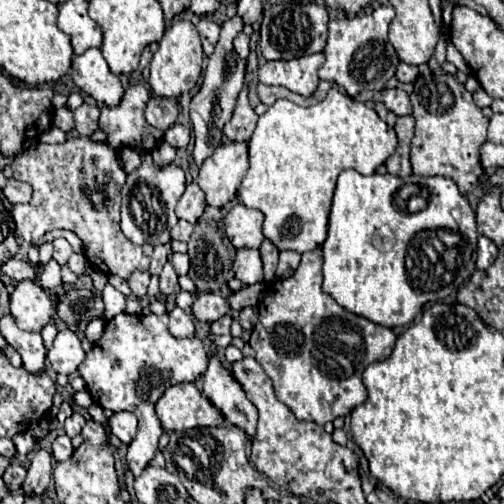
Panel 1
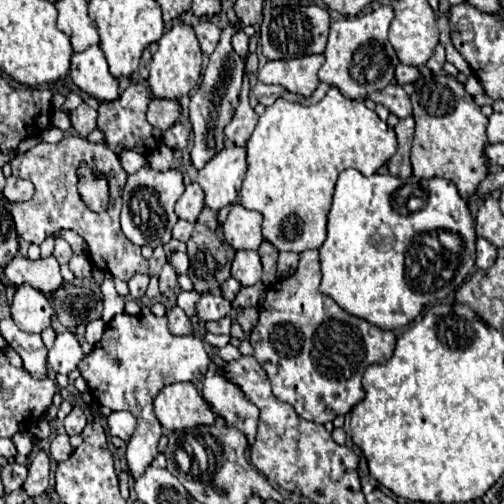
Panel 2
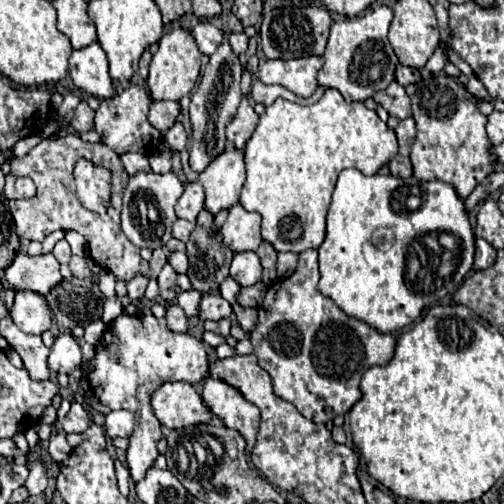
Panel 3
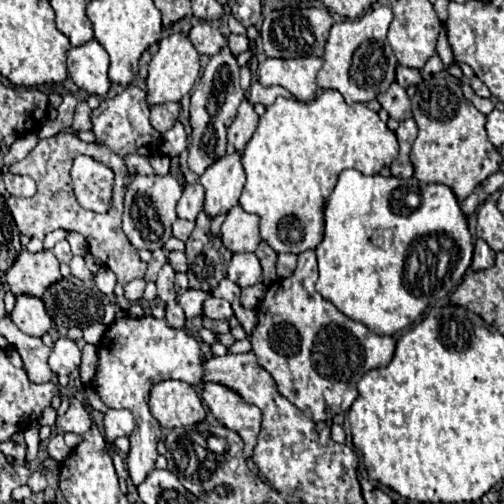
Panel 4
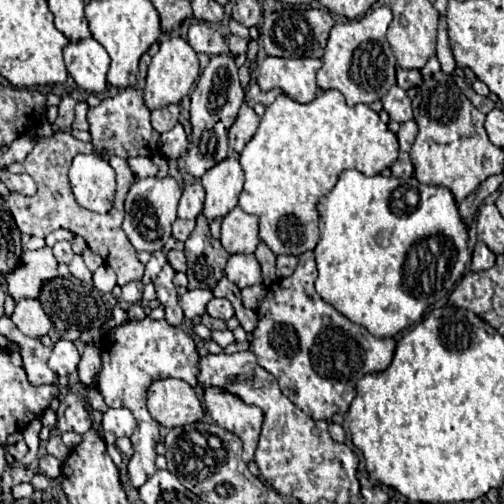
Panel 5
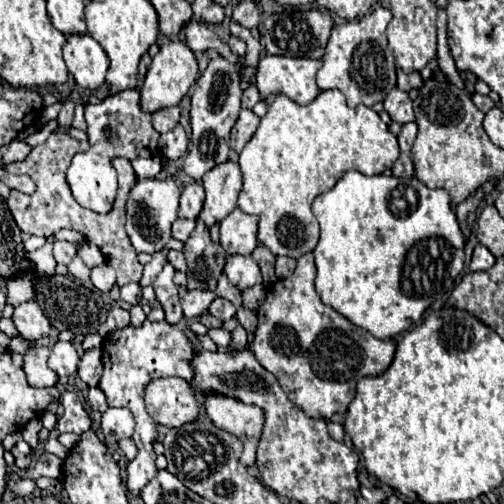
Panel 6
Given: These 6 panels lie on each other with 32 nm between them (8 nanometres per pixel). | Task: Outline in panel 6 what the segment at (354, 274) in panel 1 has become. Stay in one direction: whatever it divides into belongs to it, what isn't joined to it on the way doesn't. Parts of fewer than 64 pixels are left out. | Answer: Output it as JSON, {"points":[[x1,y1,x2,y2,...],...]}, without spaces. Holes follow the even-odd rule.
{"points":[[352,170,352,172,346,172,332,190,320,194,312,202,312,212,314,212,314,216,320,222,320,242,314,248,316,270,318,270,318,276,316,276,316,292,320,296,320,300,326,306,330,306,336,312,340,312,352,324,368,330,372,336,376,336,380,340,394,338,400,332,408,330,410,326,416,326,422,320,424,310,434,300,440,300,440,298,444,298,444,296,450,294,450,290,454,288,454,280,458,278,458,274,464,268,464,234,458,228,458,220,456,220,454,208,450,206,448,192,446,190,440,190,440,188,438,190,432,190,432,188,424,186,420,180,416,180,416,178,412,178,412,180,400,180,396,176,384,176,384,174,380,174,380,176,364,176,364,174]]}

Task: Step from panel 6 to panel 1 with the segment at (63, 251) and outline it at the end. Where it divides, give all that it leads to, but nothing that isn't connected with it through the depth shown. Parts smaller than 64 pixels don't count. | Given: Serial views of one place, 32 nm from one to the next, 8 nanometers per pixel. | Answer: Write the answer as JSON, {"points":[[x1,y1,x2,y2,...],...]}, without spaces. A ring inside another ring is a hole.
{"points":[[56,238,54,240,54,260,58,264,66,264,70,254,72,254,72,246,64,238]]}

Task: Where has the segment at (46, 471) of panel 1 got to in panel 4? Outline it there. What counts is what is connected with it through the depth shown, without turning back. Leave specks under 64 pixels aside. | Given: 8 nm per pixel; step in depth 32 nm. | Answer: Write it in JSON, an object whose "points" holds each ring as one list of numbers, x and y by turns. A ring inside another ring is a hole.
{"points":[[34,470,32,476,30,476,30,480,28,480,28,486,32,488,34,494,42,492,46,488,46,476,44,476,44,472,42,470]]}

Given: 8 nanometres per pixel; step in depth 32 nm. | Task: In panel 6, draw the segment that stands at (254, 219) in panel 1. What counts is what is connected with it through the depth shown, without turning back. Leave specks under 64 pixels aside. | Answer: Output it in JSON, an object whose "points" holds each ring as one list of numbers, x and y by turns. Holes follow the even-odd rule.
{"points":[[236,208,220,222,220,246,228,256,232,254,252,254,258,240,258,218]]}

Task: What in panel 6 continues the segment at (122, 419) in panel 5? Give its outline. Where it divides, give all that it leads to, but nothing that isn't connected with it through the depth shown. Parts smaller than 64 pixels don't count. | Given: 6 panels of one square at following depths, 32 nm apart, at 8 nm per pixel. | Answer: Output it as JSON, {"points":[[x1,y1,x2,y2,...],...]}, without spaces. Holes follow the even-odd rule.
{"points":[[108,408,102,414,102,434,106,442,118,442,130,438,134,432,134,416,128,408]]}

